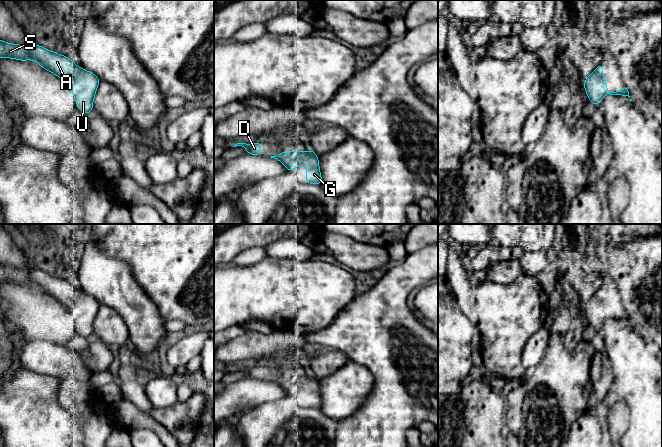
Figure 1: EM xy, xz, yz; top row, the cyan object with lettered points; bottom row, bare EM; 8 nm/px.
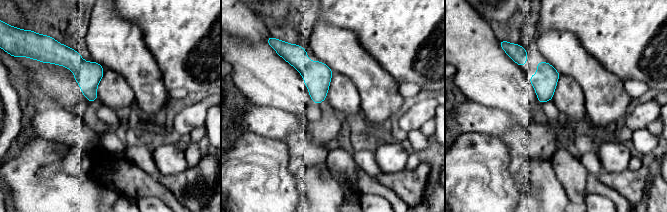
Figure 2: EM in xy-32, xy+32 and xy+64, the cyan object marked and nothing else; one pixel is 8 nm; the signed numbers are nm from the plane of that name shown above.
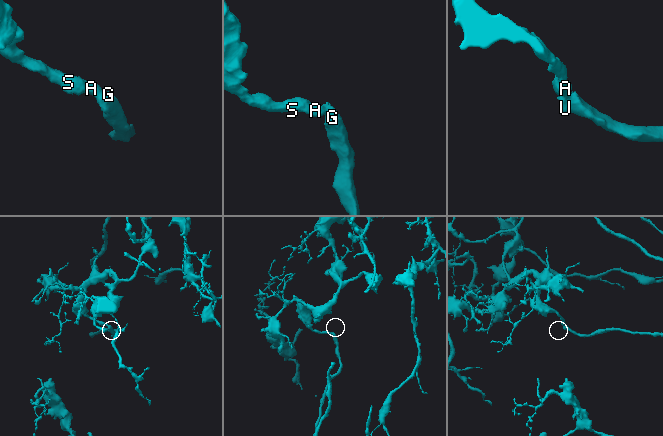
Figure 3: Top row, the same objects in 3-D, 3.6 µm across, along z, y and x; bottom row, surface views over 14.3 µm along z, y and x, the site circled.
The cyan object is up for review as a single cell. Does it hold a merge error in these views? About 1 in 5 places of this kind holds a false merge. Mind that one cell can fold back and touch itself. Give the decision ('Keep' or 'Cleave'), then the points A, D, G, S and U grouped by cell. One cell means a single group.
Keep. Groups: A D G S U

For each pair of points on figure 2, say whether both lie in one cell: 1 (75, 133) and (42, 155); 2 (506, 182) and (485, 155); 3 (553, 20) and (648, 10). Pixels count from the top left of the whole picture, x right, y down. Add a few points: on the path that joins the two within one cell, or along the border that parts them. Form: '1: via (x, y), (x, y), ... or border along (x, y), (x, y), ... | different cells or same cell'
1: border along (39, 137), (45, 140), (62, 142), (68, 147) | different cells
2: via (499, 175), (486, 162) | same cell
3: via (577, 10), (624, 10) | same cell

